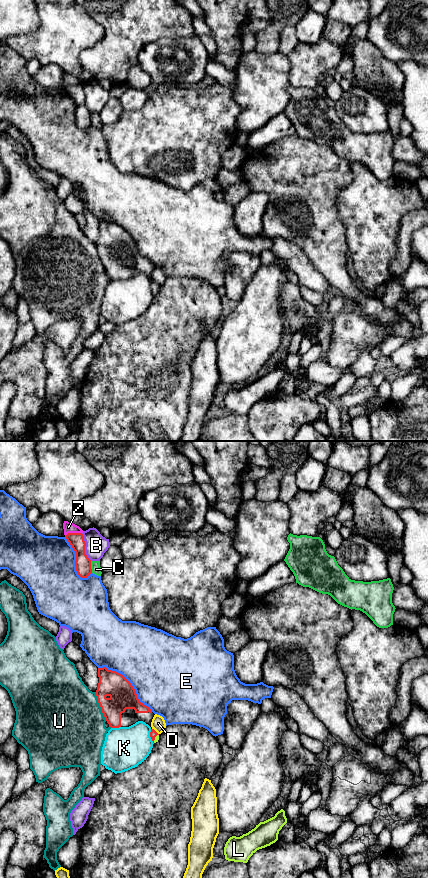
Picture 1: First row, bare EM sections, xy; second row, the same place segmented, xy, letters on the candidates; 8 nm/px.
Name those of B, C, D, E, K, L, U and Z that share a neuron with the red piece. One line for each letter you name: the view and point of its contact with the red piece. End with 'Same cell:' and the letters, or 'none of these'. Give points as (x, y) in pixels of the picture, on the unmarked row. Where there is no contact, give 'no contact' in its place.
L: xy (154, 290)
Same cell: L

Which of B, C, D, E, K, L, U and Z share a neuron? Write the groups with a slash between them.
B / C / D / E / K / L / U / Z

